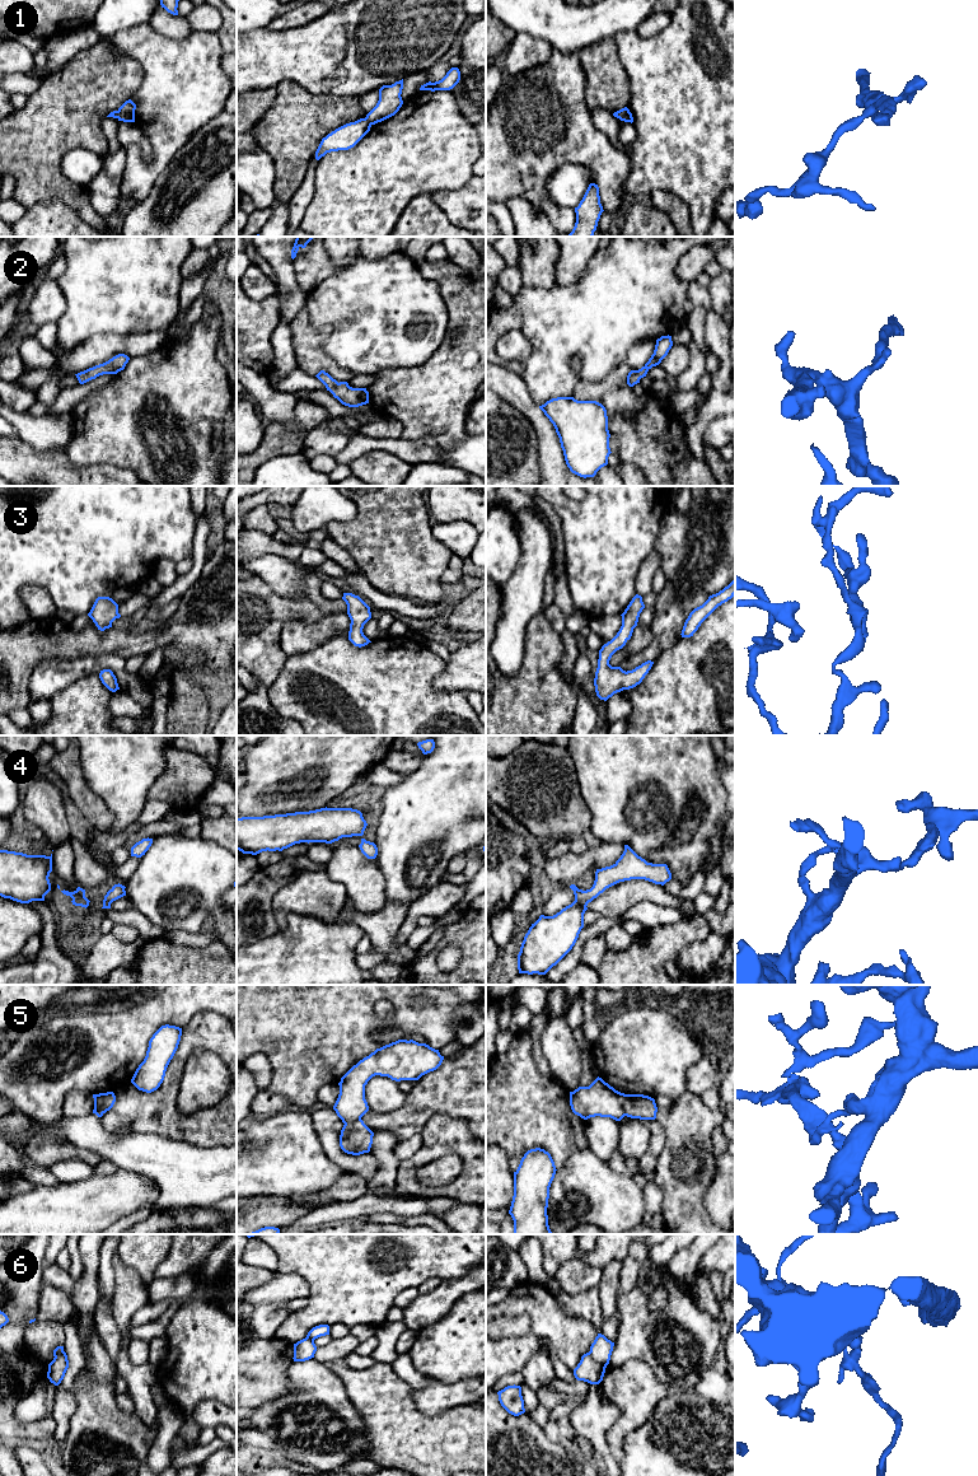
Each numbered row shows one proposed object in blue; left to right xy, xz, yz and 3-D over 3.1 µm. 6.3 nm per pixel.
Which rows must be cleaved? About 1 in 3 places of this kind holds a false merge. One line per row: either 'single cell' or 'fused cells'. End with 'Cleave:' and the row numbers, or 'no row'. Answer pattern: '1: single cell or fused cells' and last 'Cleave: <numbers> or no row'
1: fused cells
2: single cell
3: single cell
4: single cell
5: fused cells
6: fused cells
Cleave: 1, 5, 6

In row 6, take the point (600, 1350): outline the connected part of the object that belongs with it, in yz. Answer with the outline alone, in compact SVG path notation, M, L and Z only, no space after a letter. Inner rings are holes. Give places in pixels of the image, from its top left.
M598 1333L598 1336L595 1337L594 1342L590 1346L589 1353L596 1363L607 1367L610 1360L613 1346L614 1342L608 1340L604 1335Z

